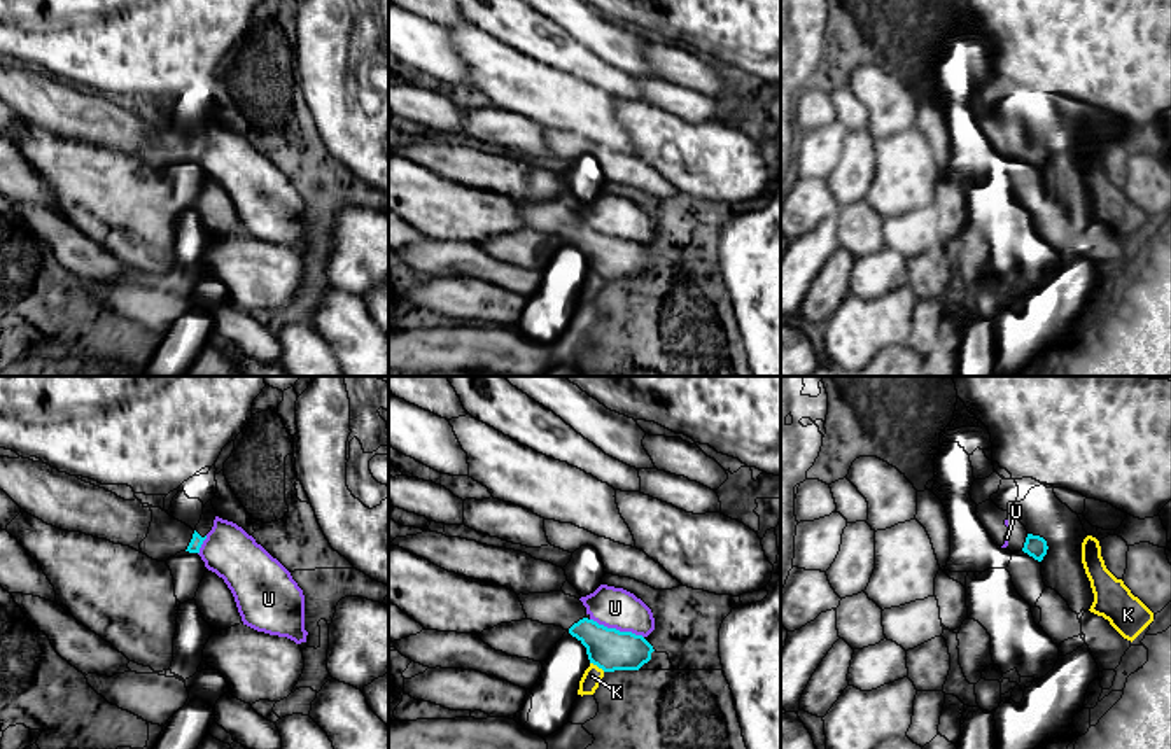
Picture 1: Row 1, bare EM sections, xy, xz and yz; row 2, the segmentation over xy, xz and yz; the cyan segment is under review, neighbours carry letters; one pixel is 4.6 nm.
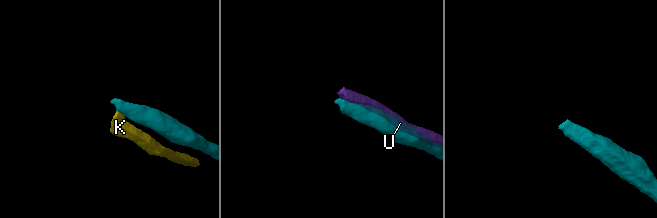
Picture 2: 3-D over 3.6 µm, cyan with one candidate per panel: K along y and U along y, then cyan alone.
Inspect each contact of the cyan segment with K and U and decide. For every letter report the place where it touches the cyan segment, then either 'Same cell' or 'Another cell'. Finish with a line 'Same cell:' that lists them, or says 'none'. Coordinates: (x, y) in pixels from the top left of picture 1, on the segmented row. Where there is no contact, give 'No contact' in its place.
K: Touches cyan at xz (597, 665). Another cell
U: Touches cyan at xz (615, 629). Another cell
Same cell: none

